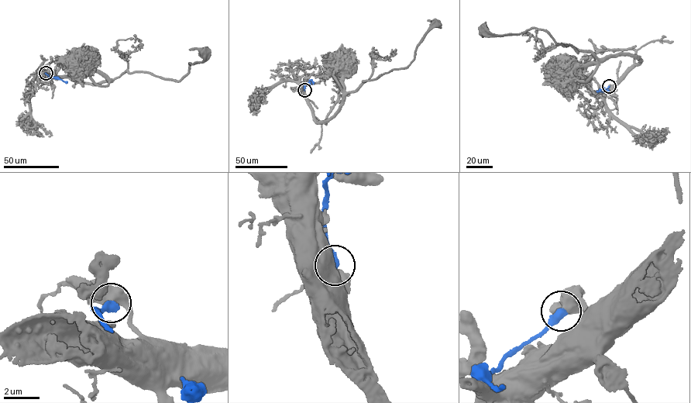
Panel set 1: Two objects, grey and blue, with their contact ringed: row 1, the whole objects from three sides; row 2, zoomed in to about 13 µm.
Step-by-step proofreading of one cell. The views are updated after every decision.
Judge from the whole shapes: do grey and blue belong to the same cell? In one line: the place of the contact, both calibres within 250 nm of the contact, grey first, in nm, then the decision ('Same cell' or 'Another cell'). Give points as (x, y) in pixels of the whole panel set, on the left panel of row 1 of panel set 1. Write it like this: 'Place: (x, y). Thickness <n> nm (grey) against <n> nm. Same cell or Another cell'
Place: (46, 73). Thickness 600 nm (grey) against 500 nm. Another cell

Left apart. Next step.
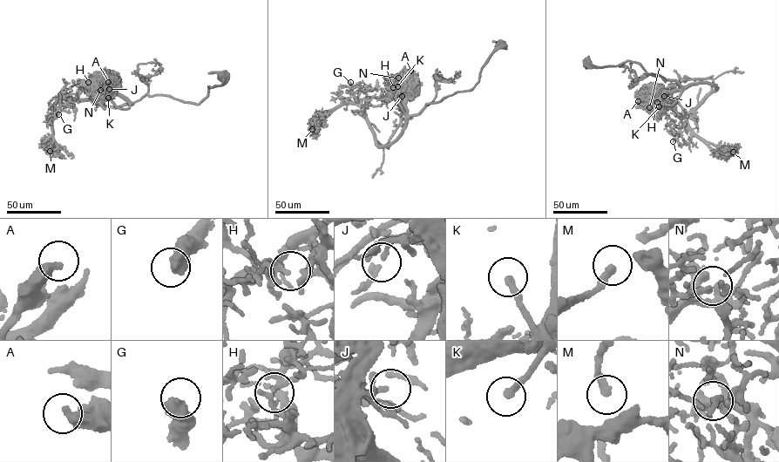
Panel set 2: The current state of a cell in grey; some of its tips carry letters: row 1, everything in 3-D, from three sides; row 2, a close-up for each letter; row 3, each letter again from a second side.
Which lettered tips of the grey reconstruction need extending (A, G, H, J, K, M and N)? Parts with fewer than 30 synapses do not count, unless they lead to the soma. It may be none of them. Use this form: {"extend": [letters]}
{"extend": ["G", "K"]}

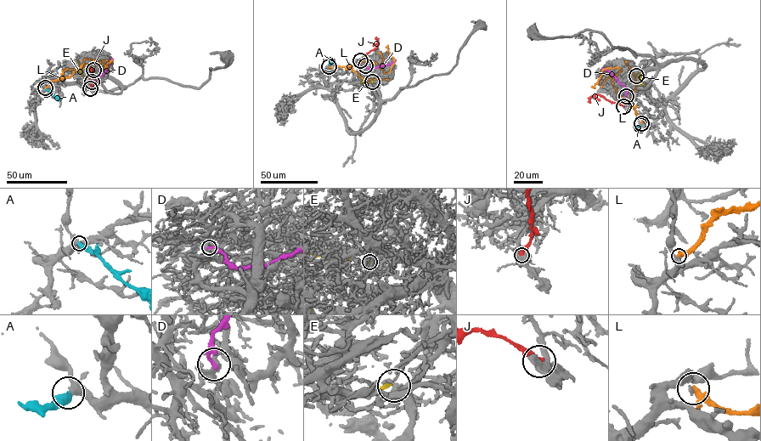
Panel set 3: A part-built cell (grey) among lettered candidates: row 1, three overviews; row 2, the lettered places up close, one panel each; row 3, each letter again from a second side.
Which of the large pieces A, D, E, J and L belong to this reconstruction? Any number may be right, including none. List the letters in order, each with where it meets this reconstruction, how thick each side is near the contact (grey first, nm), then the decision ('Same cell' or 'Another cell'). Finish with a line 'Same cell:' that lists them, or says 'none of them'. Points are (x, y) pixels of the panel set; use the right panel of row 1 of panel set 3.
A: Touches grey at (640, 125). Thickness 440 nm (grey) against 440 nm. Same cell
D: Touches grey at (626, 96). Thickness 280 nm (grey) against 280 nm. Another cell
E: Touches grey at (636, 76). Thickness 140 nm (grey) against 260 nm. Another cell
J: Touches grey at (623, 106). Thickness 400 nm (grey) against 400 nm. Another cell
L: Touches grey at (641, 123). Thickness 200 nm (grey) against 320 nm. Another cell
Same cell: A

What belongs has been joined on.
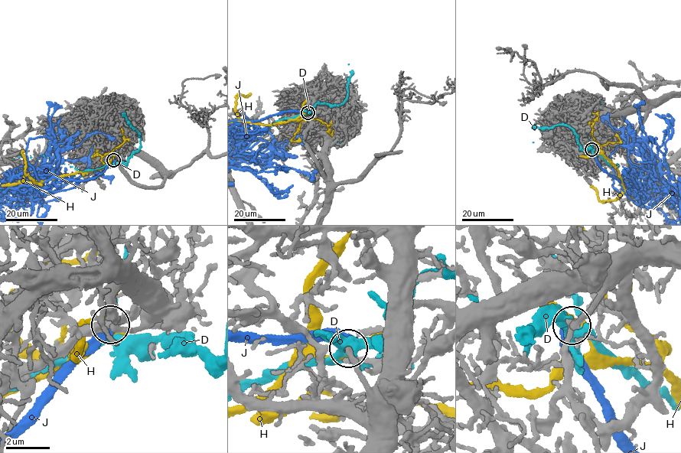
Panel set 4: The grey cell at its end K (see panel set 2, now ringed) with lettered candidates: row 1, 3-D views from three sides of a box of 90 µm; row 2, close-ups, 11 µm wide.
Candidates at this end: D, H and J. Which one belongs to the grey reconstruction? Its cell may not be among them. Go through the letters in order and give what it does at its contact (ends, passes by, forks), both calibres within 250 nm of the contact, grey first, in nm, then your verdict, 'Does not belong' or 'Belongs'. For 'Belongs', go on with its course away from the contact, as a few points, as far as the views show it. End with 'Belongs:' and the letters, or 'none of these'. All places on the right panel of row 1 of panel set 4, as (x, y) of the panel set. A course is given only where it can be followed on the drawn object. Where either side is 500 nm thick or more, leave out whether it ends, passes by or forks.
D: It passes by. Thickness 280 nm (grey) against 360 nm. Does not belong
H: It passes by. Thickness 280 nm (grey) against 280 nm. Does not belong
J: It ends there. Thickness 260 nm (grey) against 440 nm. Does not belong
Belongs: none of these

